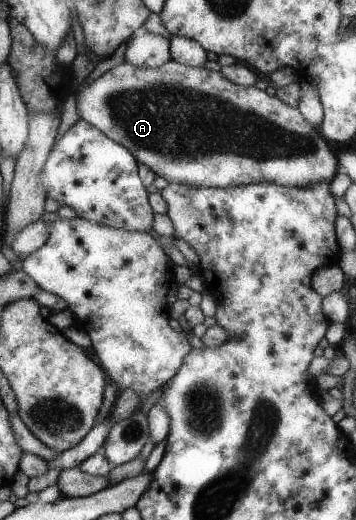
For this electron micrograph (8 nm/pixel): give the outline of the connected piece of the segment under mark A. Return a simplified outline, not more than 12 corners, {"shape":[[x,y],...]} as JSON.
{"shape":[[123,62],[80,119],[190,187],[329,185],[296,107],[220,71]]}

